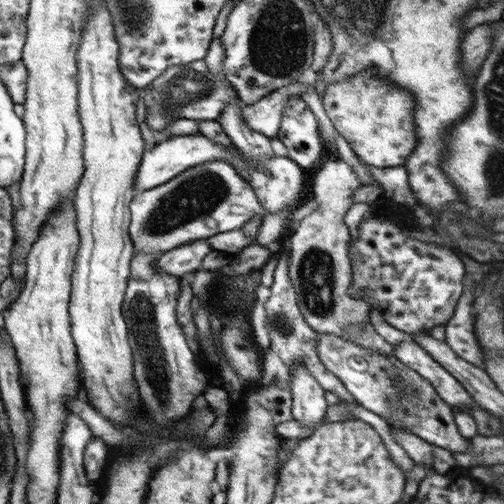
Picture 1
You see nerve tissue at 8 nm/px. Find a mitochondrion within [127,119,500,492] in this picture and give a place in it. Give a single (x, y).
(203, 192)

